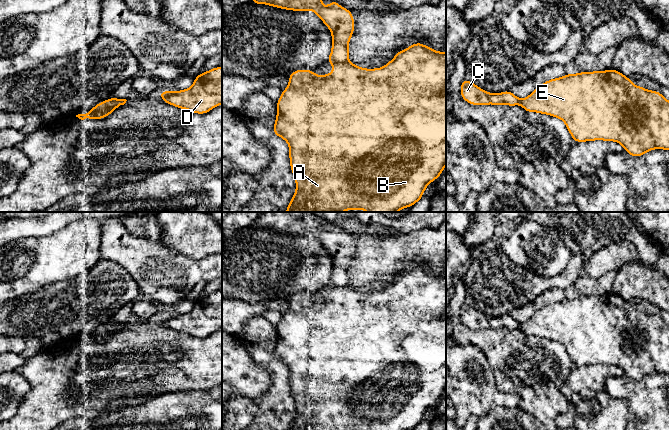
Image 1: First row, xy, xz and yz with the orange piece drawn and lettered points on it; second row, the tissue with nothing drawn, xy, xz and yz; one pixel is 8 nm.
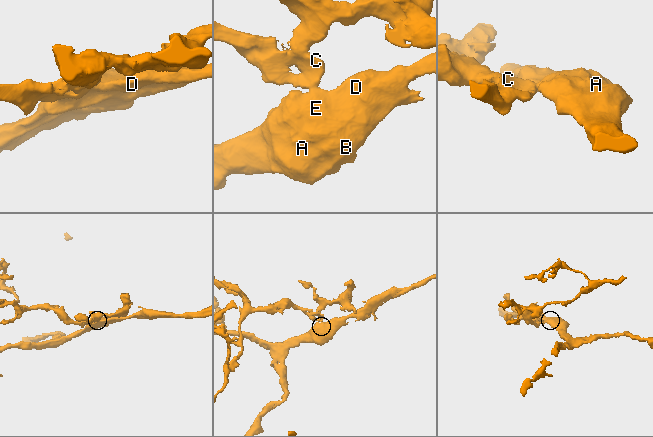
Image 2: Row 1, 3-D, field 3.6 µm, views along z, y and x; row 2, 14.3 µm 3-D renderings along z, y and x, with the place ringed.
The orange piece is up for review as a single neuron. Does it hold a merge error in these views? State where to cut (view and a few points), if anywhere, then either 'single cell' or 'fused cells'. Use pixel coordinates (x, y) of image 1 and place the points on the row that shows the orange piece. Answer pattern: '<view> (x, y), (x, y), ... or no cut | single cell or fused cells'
xz (347, 60), (341, 63), (334, 63) | fused cells

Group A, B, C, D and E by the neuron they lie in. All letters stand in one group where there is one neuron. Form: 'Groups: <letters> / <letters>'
Groups: A B D E / C

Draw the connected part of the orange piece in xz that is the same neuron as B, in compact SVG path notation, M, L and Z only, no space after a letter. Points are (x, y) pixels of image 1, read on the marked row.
M422 43L412 44L410 47L396 53L393 60L389 61L382 68L365 69L356 66L349 61L334 63L332 73L329 75L317 76L311 70L296 70L289 76L289 85L282 91L282 95L277 102L277 116L273 127L275 135L283 138L289 144L290 167L296 182L296 192L294 193L286 212L342 212L346 210L361 209L367 212L398 212L405 207L411 207L418 202L429 183L437 179L446 166L446 52L437 52L433 48L427 47Z

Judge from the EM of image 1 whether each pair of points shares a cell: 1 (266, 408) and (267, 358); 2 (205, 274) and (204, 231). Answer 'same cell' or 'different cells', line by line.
1: same cell
2: different cells

